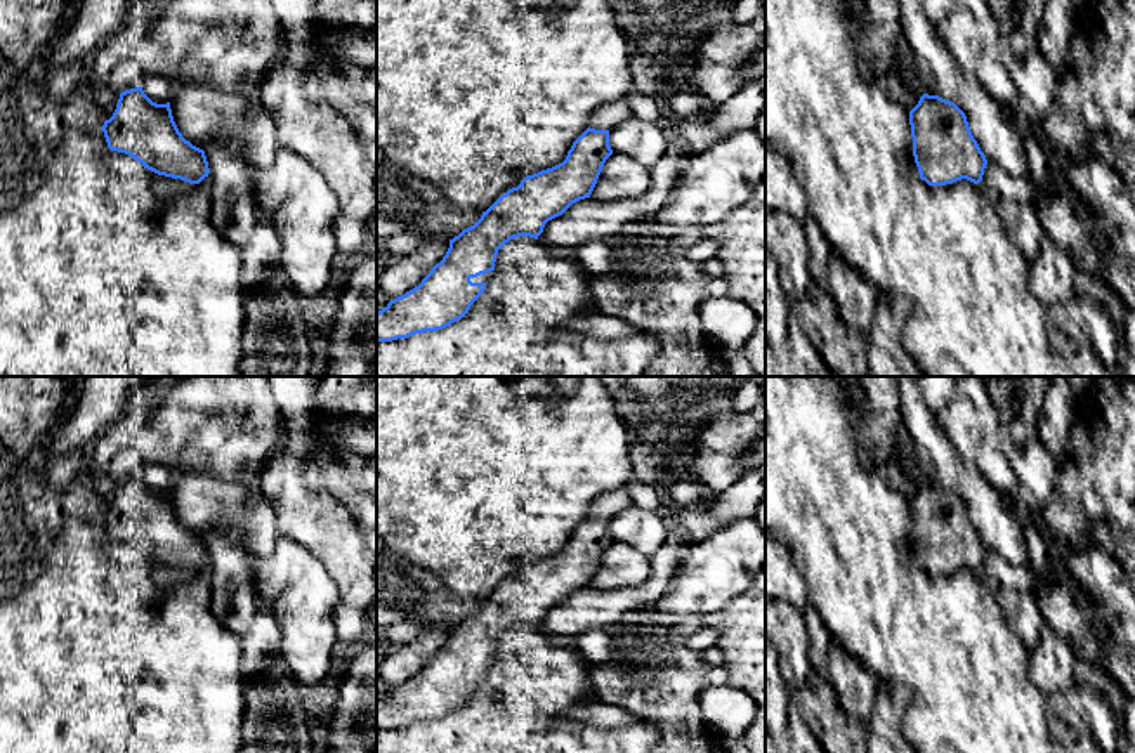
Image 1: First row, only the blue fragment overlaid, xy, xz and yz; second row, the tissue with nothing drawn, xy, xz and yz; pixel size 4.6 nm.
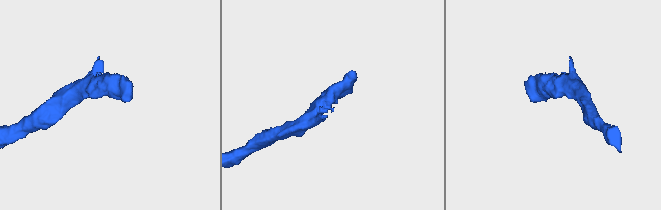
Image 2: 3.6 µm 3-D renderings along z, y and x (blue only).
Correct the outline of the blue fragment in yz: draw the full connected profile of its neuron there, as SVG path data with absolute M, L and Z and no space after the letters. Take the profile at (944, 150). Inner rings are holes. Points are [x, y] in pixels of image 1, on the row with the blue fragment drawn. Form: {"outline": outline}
{"outline": "M923 94L909 111L909 125L915 156L906 168L909 179L922 179L928 186L982 180L987 160L955 102Z"}

